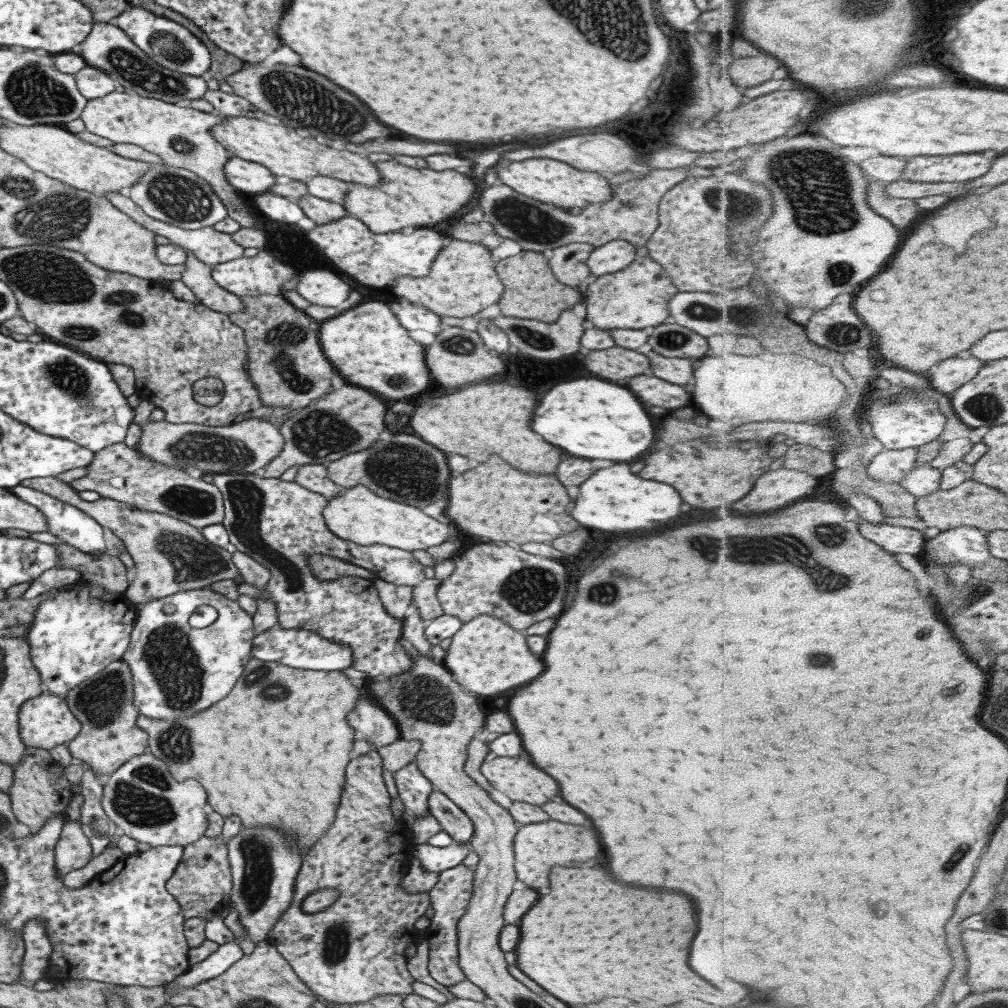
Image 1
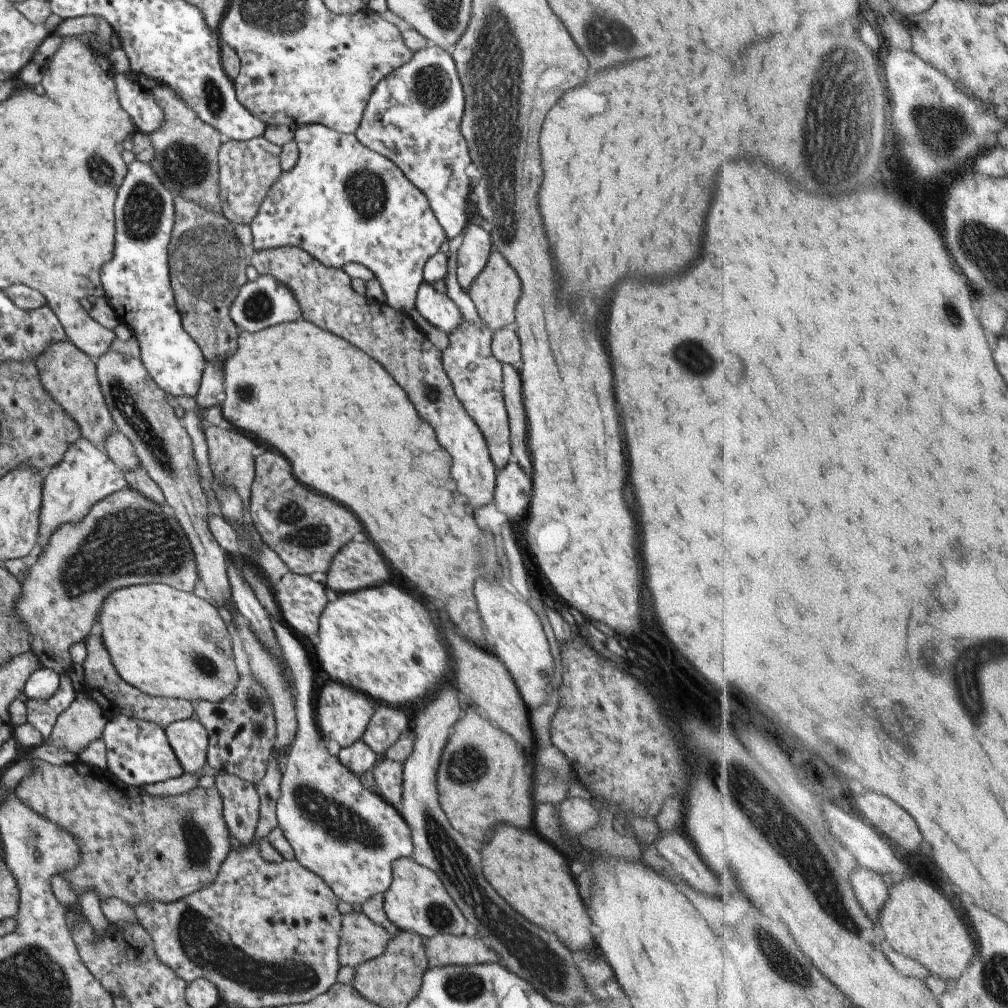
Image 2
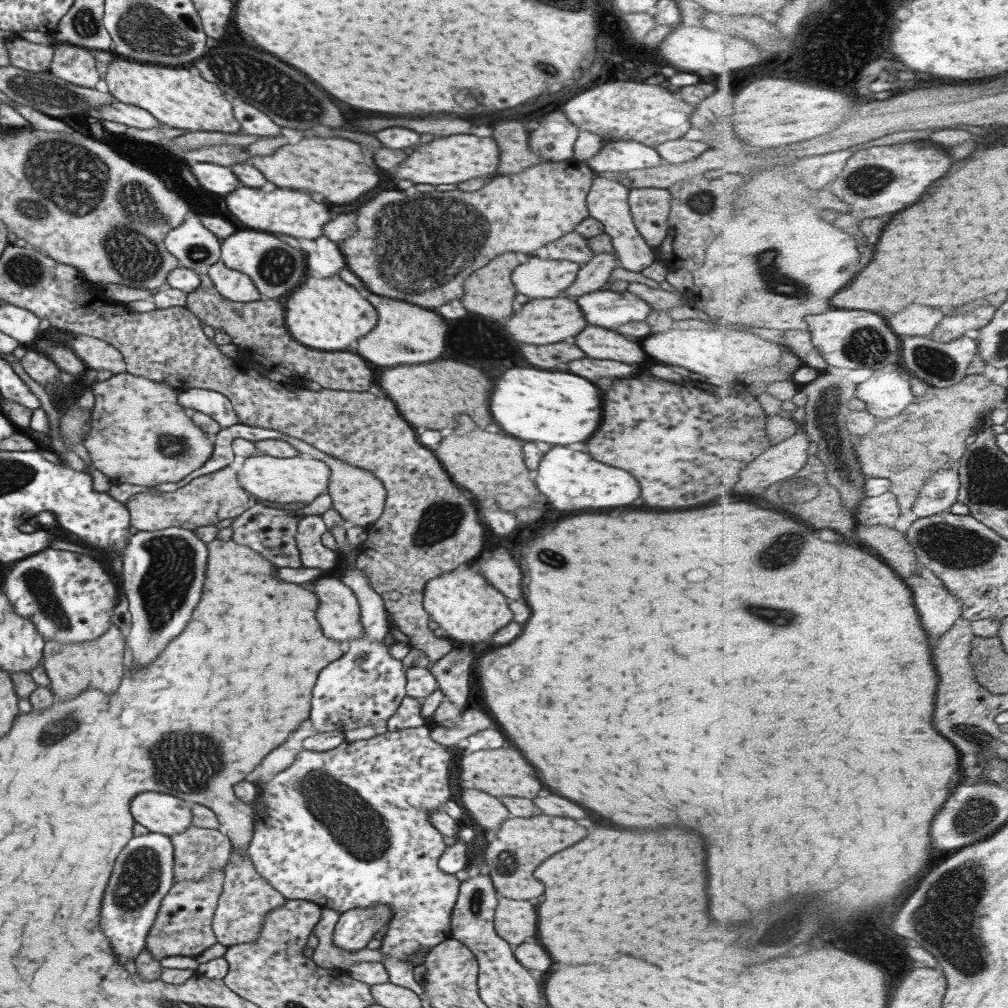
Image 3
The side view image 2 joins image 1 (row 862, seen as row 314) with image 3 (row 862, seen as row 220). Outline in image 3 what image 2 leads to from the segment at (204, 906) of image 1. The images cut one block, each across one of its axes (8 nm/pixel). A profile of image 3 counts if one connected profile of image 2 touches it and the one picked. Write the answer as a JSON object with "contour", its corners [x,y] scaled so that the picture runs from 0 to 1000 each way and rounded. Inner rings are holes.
{"contour":[[[188,818],[182,825],[169,829],[171,837],[172,876],[197,873],[221,861],[228,851],[230,837],[224,827],[215,822],[200,822]]]}

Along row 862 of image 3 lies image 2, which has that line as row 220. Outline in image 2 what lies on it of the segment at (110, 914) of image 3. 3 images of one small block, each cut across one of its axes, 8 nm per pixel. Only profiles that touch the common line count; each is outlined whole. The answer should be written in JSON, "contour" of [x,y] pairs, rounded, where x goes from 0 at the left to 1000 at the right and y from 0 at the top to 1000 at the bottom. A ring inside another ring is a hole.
{"contour":[[[132,160],[125,165],[125,172],[114,194],[114,244],[111,255],[100,262],[98,278],[102,295],[112,307],[114,313],[124,321],[136,337],[139,358],[152,379],[164,391],[172,393],[193,393],[204,359],[189,332],[181,324],[173,301],[170,279],[167,275],[168,242],[173,215],[171,191],[160,183],[158,176],[147,162]]]}

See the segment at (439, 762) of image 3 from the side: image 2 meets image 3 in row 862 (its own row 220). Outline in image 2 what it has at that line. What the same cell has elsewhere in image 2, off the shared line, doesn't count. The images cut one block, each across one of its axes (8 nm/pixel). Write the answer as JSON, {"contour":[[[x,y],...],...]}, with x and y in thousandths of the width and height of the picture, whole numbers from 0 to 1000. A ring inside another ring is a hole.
{"contour":[[[307,122],[295,126],[291,130],[292,136],[290,139],[296,149],[293,165],[288,170],[280,171],[277,177],[267,186],[265,192],[261,195],[259,202],[257,202],[255,212],[251,215],[251,218],[248,218],[246,223],[250,232],[250,247],[252,249],[260,249],[280,244],[297,245],[299,248],[306,250],[307,253],[318,262],[330,266],[338,266],[344,260],[354,260],[365,266],[371,276],[374,277],[374,280],[376,280],[381,296],[380,301],[397,309],[410,307],[413,288],[419,279],[420,263],[428,253],[435,250],[436,244],[438,244],[442,235],[426,204],[424,195],[415,187],[412,187],[385,157],[378,155],[376,152],[371,152],[368,148],[356,143],[351,133],[341,134],[316,122]]]}

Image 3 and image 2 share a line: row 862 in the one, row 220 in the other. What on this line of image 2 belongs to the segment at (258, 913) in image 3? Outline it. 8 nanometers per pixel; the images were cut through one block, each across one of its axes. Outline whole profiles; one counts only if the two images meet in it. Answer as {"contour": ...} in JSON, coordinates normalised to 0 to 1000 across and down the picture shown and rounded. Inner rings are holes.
{"contour":[[[261,134],[242,140],[221,138],[216,147],[216,195],[220,214],[228,222],[246,223],[255,212],[257,202],[265,192],[267,186],[280,172],[277,144],[263,139]]]}

